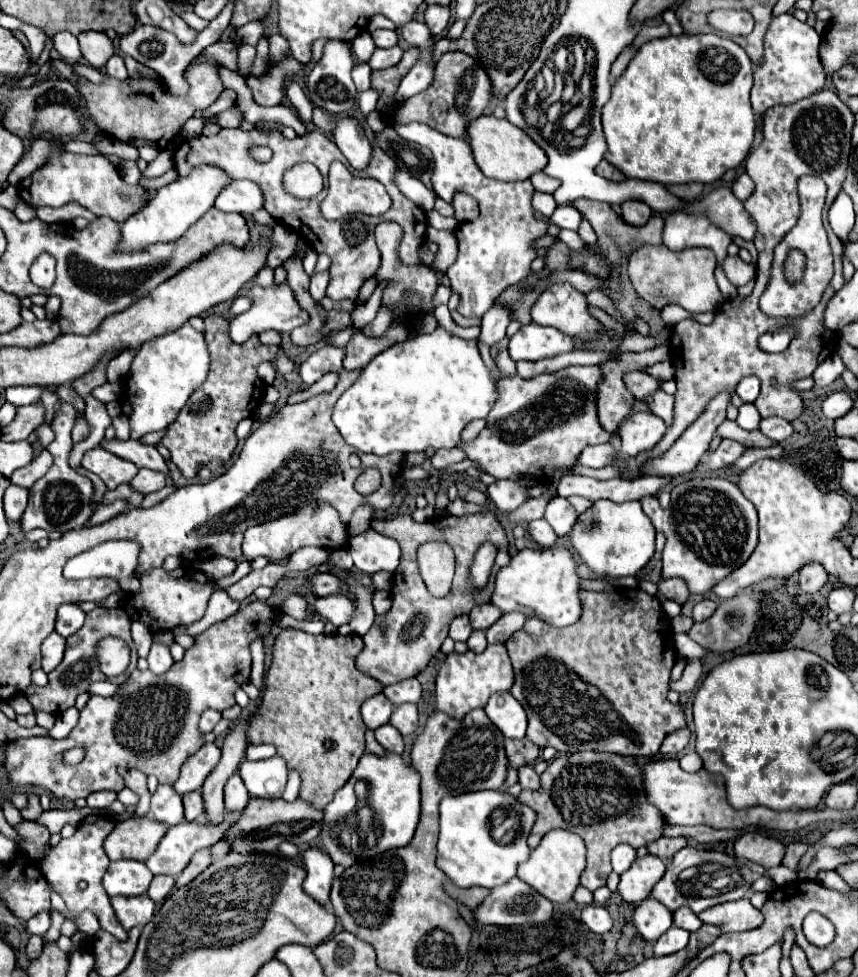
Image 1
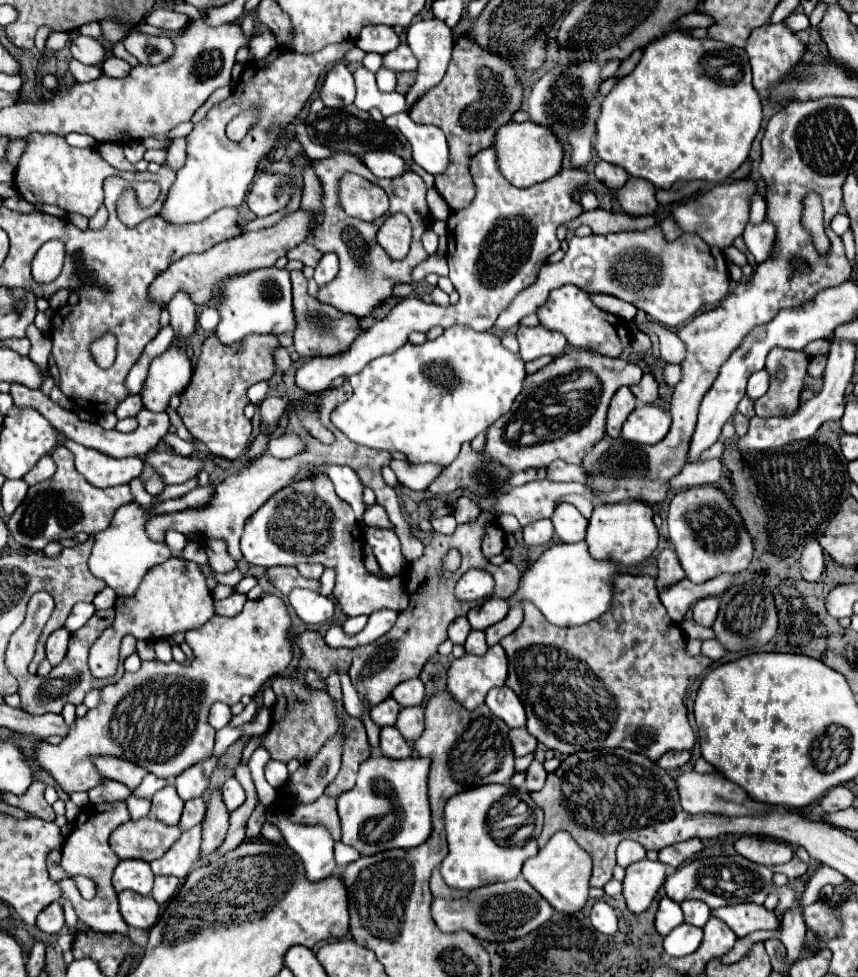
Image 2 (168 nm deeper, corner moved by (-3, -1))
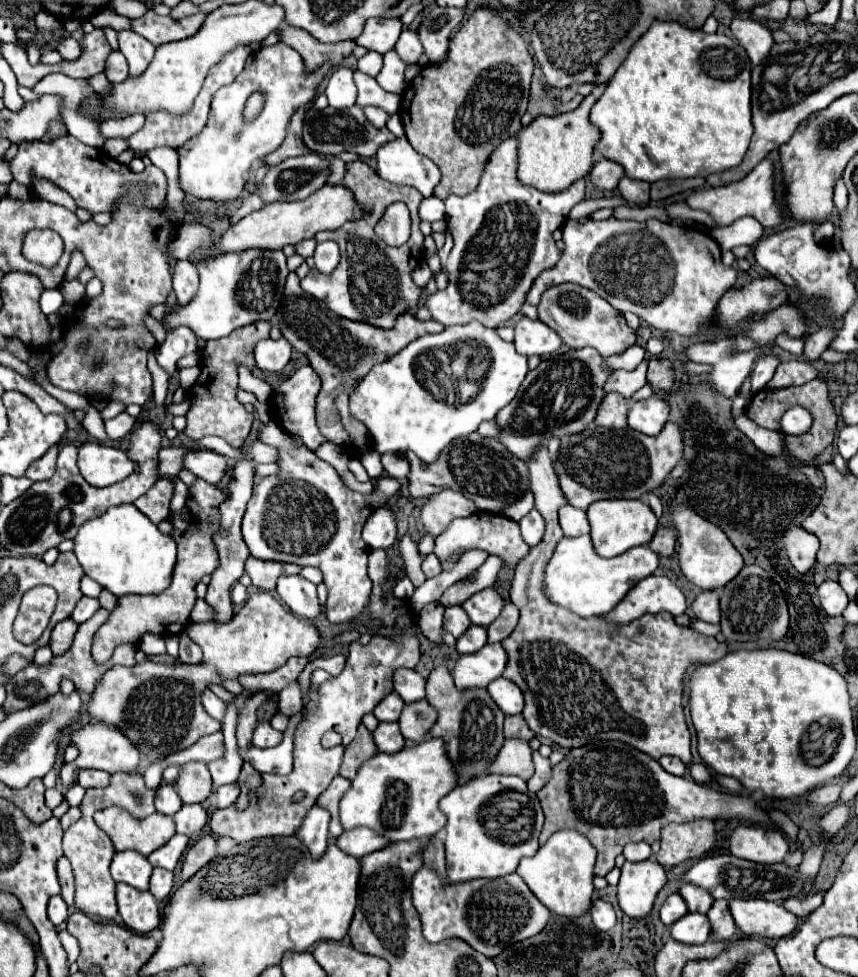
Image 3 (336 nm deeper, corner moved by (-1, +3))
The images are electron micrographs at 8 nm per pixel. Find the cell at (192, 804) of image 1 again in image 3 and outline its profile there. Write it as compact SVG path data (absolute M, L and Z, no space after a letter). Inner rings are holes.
M183 804L183 808L173 816L177 832L191 836L207 824L207 810L201 804Z

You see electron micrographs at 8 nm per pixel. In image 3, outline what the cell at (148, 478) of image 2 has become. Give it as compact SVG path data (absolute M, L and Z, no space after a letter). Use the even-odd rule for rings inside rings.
M187 448L159 450L159 478L179 474L179 470L181 470L181 452L187 452Z

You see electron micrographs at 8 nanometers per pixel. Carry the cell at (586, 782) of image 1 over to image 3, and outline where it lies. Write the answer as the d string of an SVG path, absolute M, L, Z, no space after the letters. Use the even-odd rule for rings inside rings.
M601 742L601 746L587 744L569 750L569 754L553 766L553 776L537 792L537 798L545 812L539 844L543 846L557 830L577 830L597 850L595 876L605 876L615 866L615 858L627 842L659 842L665 824L689 824L699 818L739 818L777 828L771 816L759 808L753 798L717 792L695 780L673 776L665 772L657 760L625 742Z

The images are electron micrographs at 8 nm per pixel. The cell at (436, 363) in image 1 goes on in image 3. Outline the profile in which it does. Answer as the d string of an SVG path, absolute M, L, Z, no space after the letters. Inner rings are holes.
M479 322L447 326L439 334L427 334L413 340L395 356L375 364L349 396L349 412L367 426L379 454L415 452L423 462L433 462L455 438L467 436L469 432L475 432L481 422L493 420L497 412L515 398L527 372L527 358L517 354L511 342L501 340L493 328L485 328ZM459 342L477 342L491 358L491 364L479 382L479 392L465 404L457 400L449 402L451 398L445 396L445 378L439 378L439 350Z

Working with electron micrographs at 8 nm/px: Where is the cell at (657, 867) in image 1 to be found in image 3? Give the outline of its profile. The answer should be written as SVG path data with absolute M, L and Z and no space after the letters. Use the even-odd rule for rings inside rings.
M625 862L617 884L617 898L623 914L631 918L647 916L665 882L665 868L659 862Z

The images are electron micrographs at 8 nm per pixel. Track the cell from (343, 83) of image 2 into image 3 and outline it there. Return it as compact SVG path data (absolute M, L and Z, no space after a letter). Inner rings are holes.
M337 66L329 76L325 94L329 98L329 106L333 108L353 106L357 98L357 86L353 84L353 70L347 66Z

